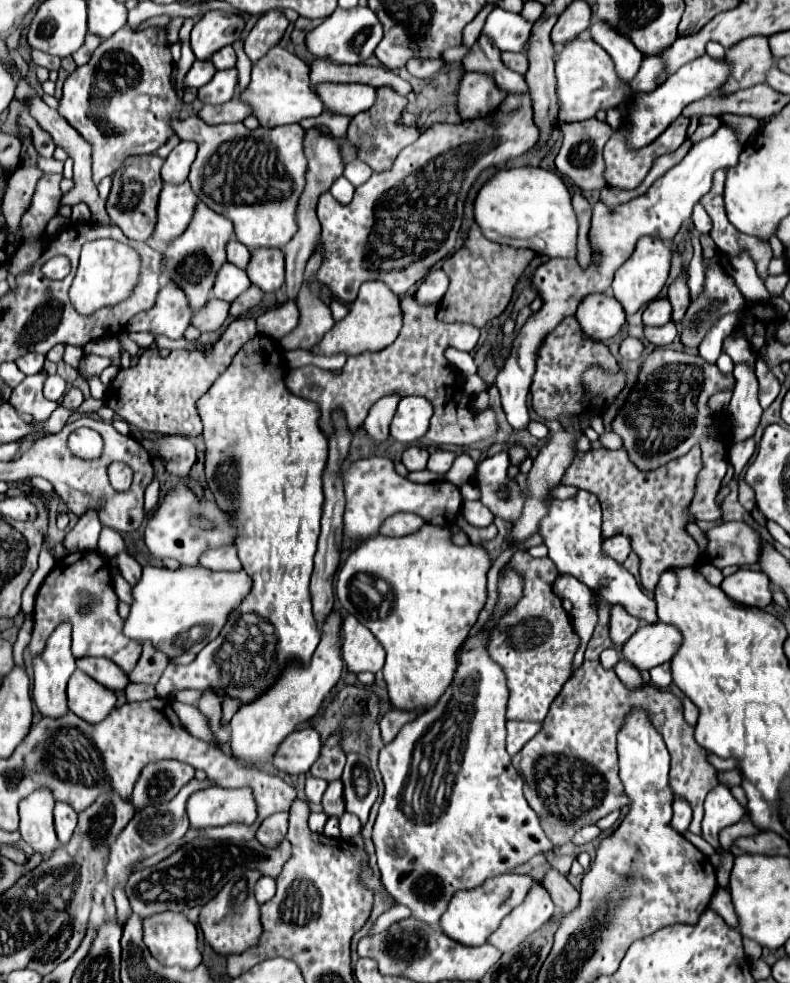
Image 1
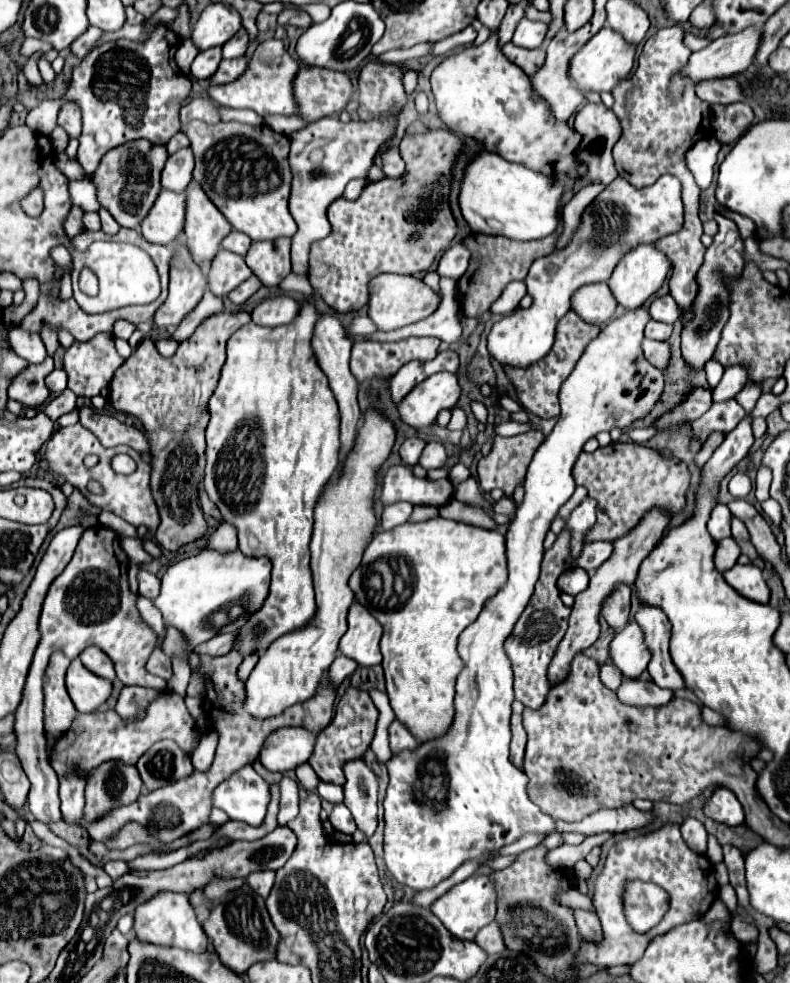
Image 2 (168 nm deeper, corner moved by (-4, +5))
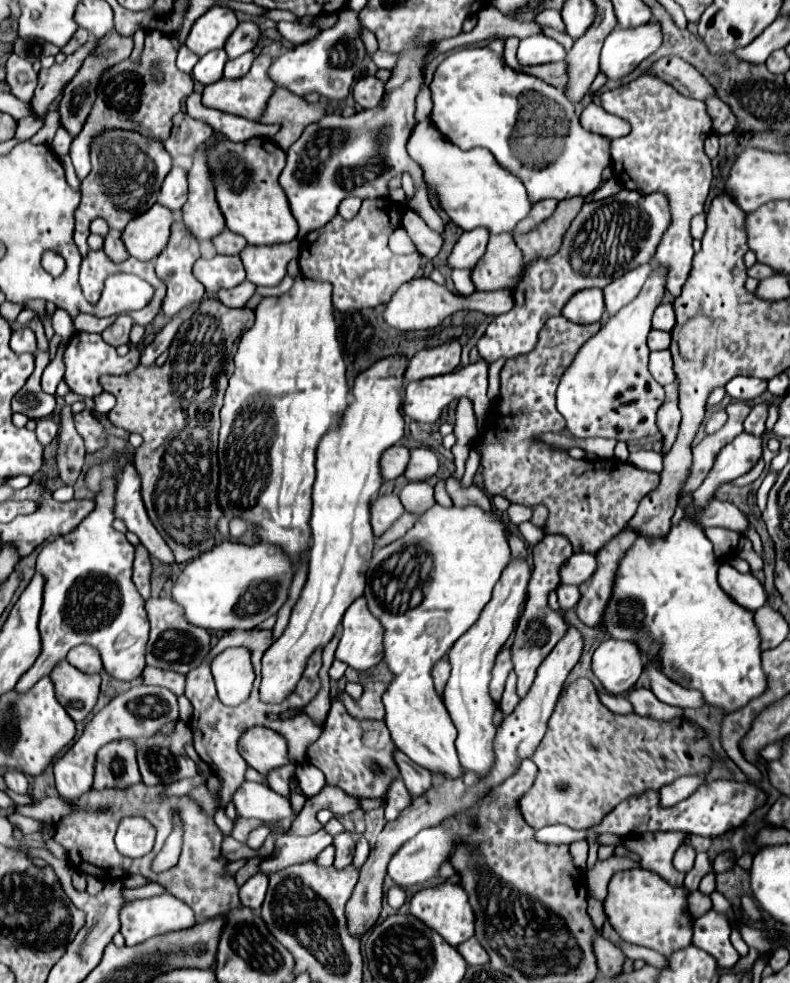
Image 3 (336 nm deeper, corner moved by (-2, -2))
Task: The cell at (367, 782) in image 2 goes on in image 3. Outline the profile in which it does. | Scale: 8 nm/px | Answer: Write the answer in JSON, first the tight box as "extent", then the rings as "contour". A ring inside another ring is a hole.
{"extent":[353,839,369,869],"contour":[[[361,839],[361,841],[357,843],[357,851],[355,851],[355,859],[353,859],[353,867],[359,869],[359,867],[365,863],[367,855],[369,855],[369,845],[367,845],[365,839]]]}

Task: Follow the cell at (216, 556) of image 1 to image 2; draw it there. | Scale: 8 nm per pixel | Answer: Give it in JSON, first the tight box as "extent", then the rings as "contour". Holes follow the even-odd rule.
{"extent":[207,522,237,554],"contour":[[[227,522],[219,524],[217,530],[207,538],[207,546],[209,550],[217,550],[221,554],[231,554],[237,550],[237,534],[235,528]]]}

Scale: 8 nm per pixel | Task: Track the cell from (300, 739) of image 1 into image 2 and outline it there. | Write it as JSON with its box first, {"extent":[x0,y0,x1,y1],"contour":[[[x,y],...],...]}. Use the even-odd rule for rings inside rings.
{"extent":[261,726,317,772],"contour":[[[287,726],[275,730],[261,748],[261,764],[271,772],[289,772],[305,764],[315,748],[317,734],[301,728]]]}

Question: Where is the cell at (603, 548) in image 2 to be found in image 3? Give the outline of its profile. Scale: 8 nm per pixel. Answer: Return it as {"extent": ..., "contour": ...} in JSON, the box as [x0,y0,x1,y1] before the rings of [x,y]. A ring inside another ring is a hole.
{"extent":[559,553,595,585],"contour":[[[575,553],[569,561],[559,569],[561,585],[581,585],[591,577],[595,569],[595,555],[591,553]]]}

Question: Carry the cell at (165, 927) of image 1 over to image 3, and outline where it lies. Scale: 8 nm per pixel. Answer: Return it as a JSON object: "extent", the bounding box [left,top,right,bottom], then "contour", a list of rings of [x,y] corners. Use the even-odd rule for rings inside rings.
{"extent":[119,893,195,945],"contour":[[[171,893],[125,903],[119,919],[127,945],[139,945],[149,937],[195,925],[193,911]]]}

